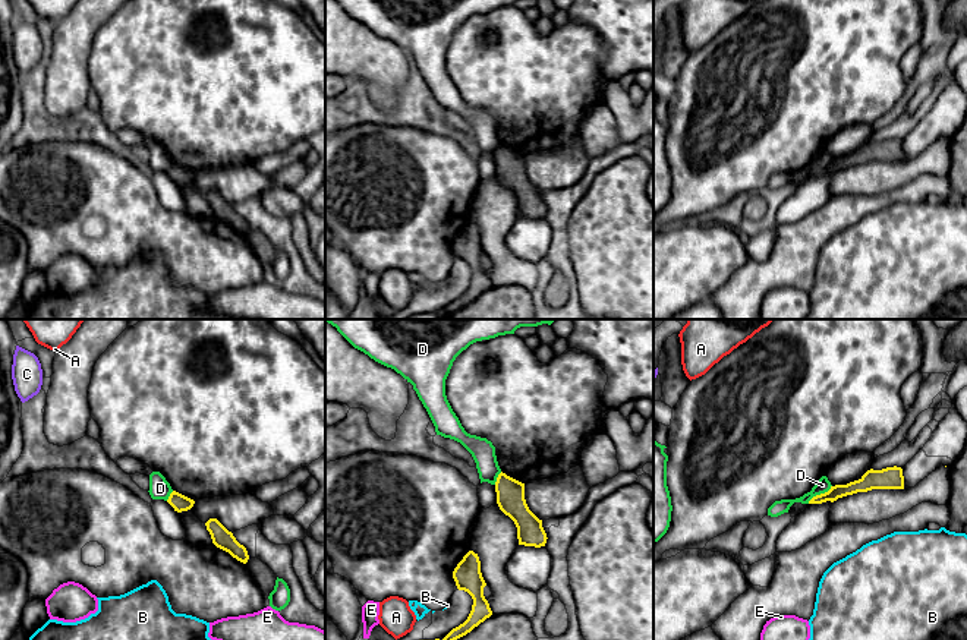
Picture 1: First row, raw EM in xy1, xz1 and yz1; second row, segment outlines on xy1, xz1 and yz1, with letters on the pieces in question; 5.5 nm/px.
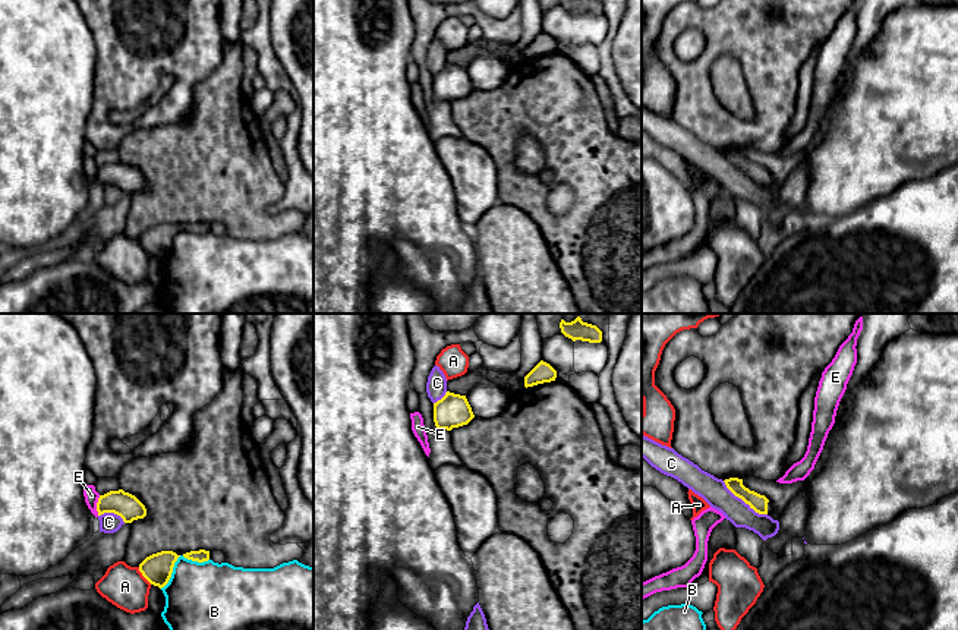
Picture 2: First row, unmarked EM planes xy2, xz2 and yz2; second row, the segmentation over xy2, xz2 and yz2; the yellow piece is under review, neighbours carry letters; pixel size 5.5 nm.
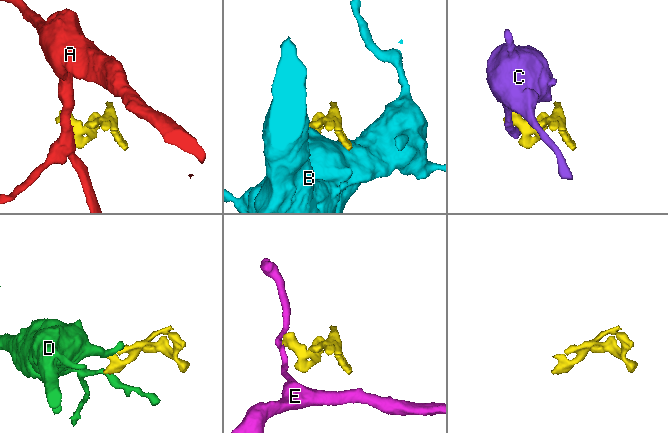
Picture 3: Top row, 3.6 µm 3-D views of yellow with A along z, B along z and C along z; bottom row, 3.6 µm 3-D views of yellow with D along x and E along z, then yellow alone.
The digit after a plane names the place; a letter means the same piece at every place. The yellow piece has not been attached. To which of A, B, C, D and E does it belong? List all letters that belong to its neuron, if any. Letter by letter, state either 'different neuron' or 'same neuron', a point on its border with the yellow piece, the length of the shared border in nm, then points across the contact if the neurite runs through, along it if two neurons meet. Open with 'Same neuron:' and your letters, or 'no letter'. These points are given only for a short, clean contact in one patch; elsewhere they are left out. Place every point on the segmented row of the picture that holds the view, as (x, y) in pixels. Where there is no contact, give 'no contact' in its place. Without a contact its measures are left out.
Same neuron: no letter
A: different neuron | xy2 (144, 576) | 120 nm | along xy2 (138, 567), (151, 583)
B: different neuron | xy2 (177, 557) | 320 nm
C: different neuron | yz2 (744, 501) | 320 nm | along yz2 (722, 481), (756, 512), (766, 514)
D: different neuron | yz1 (821, 494) | 170 nm | along yz1 (831, 485), (808, 503)
E: different neuron | xy2 (97, 506) | 110 nm | along xy2 (100, 495), (97, 514)

